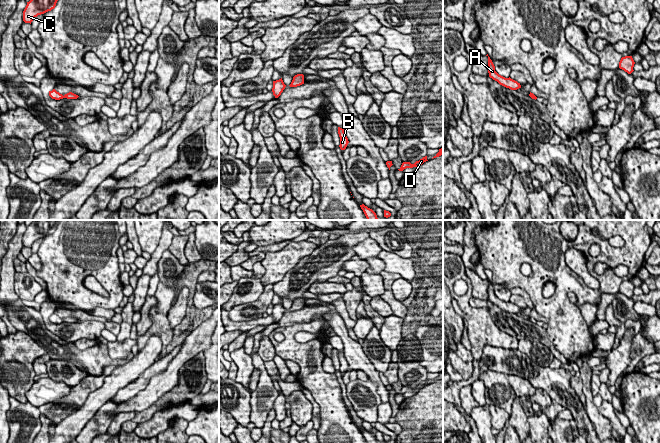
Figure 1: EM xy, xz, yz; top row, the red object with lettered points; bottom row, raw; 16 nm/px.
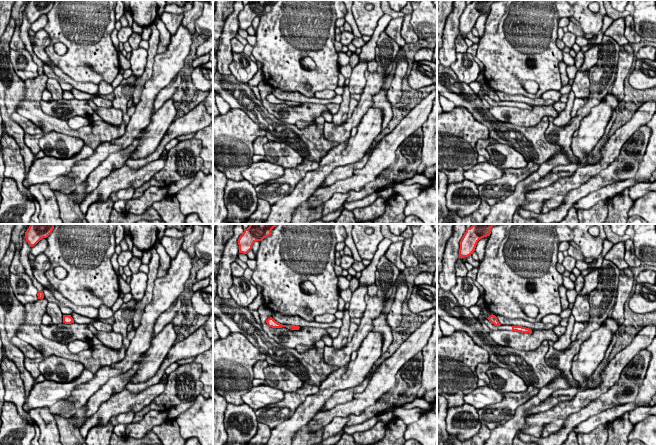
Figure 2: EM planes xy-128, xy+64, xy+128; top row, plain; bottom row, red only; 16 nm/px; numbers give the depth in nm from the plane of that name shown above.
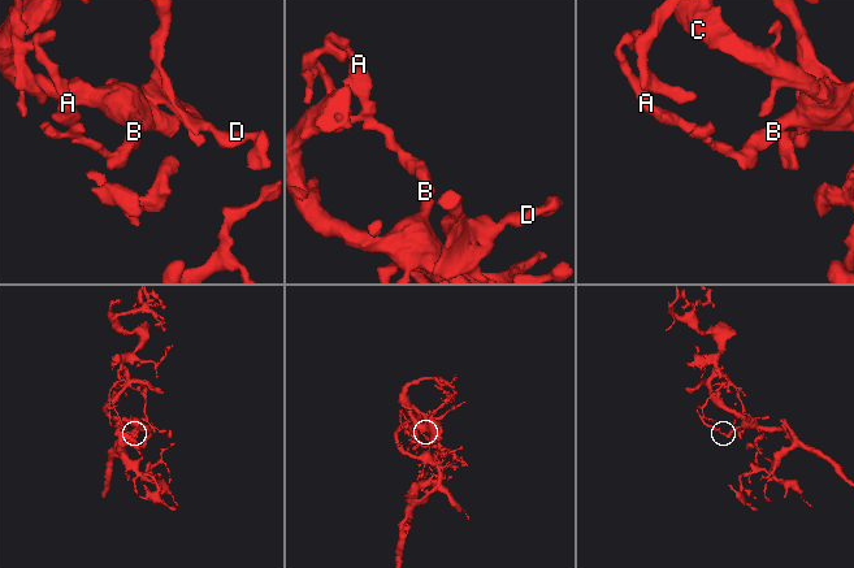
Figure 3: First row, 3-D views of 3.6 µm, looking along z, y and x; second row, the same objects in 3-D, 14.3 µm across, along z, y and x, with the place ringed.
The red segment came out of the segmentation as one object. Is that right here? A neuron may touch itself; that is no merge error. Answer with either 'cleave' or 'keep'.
cleave

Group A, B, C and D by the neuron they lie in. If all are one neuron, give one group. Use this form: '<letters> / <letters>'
A D / B C

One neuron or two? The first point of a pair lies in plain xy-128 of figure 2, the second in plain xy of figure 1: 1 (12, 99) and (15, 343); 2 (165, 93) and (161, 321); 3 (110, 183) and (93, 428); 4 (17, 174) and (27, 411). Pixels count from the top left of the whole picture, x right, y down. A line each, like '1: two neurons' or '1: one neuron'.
1: two neurons
2: two neurons
3: one neuron
4: two neurons

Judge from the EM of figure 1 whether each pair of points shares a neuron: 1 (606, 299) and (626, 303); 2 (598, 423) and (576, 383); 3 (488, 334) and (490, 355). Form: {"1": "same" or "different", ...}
{"1": "same", "2": "different", "3": "different"}

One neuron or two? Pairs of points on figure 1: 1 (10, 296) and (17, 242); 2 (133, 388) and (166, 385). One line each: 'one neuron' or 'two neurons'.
1: one neuron
2: two neurons

